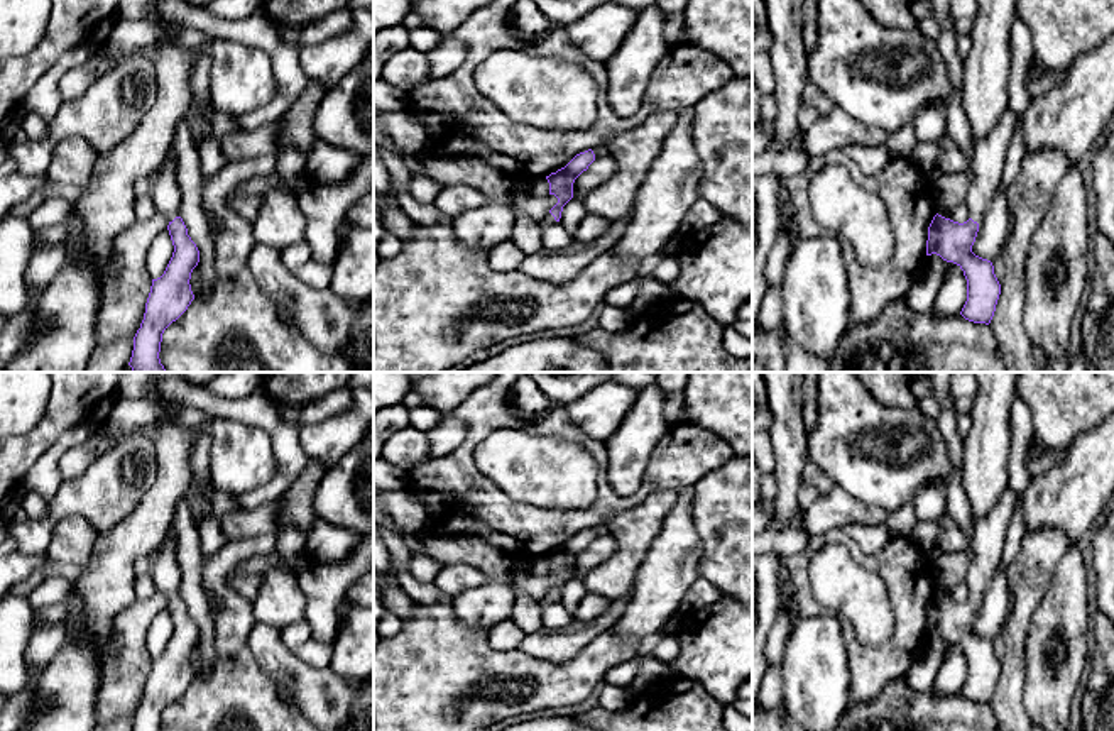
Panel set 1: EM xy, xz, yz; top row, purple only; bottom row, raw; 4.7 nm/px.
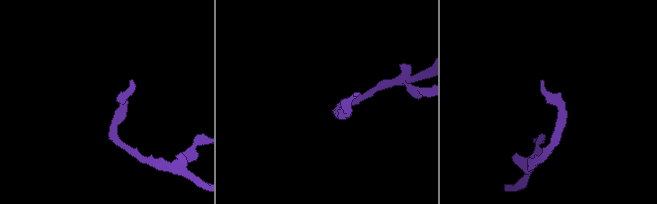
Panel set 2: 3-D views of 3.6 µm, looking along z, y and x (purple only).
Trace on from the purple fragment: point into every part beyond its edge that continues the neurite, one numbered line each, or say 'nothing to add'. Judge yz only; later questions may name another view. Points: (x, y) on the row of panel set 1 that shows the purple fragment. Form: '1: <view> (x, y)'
1: yz (988, 161)

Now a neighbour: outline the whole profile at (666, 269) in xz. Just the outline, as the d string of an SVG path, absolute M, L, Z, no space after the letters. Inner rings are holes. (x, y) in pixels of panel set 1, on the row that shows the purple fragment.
M673 256L656 257L646 269L659 283L673 284L680 278L680 262Z

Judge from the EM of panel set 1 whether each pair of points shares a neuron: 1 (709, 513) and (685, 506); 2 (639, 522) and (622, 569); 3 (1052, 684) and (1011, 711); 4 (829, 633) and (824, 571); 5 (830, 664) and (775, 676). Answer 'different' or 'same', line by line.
1: different
2: same
3: different
4: different
5: different

